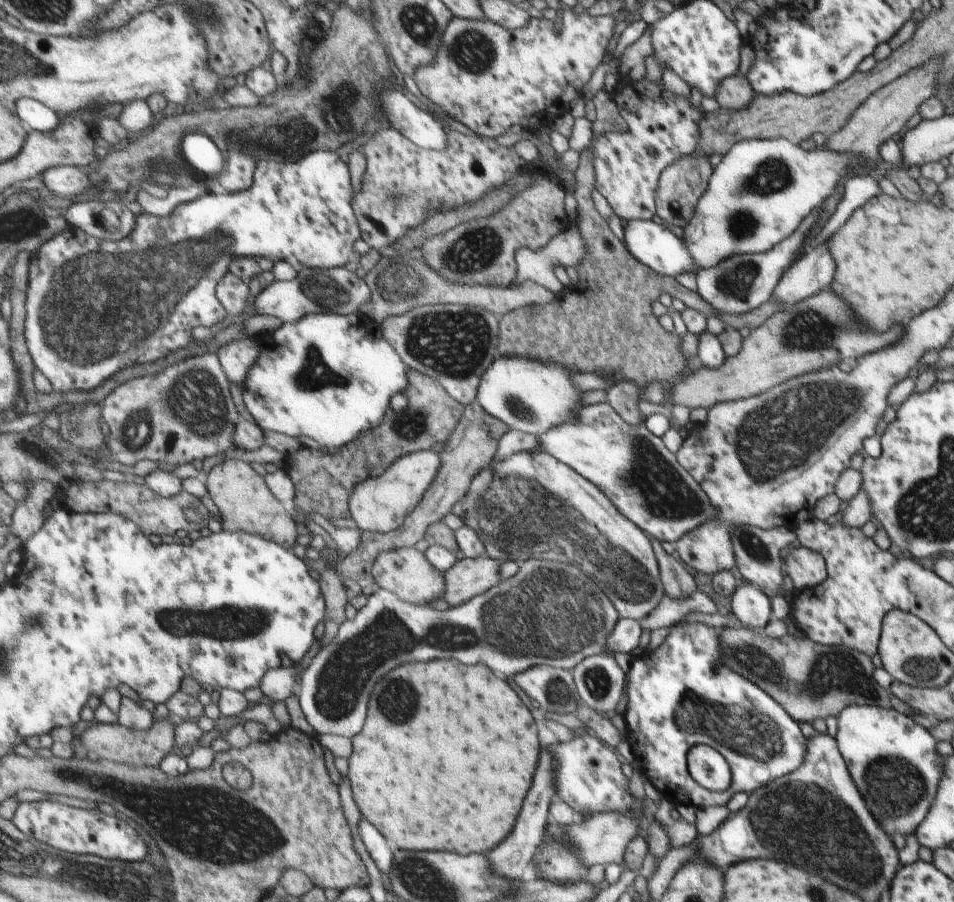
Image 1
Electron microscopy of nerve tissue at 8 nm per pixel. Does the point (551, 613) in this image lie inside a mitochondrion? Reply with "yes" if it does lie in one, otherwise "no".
yes

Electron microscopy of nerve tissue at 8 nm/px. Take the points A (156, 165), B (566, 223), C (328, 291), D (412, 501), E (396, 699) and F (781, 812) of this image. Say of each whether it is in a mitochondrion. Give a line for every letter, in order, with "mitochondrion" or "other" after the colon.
A: mitochondrion
B: other
C: mitochondrion
D: other
E: mitochondrion
F: mitochondrion

